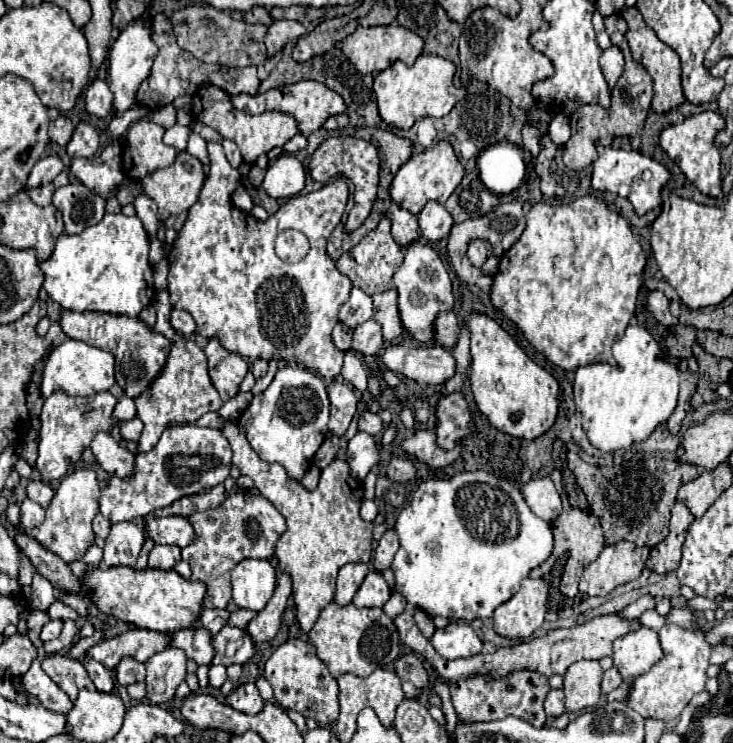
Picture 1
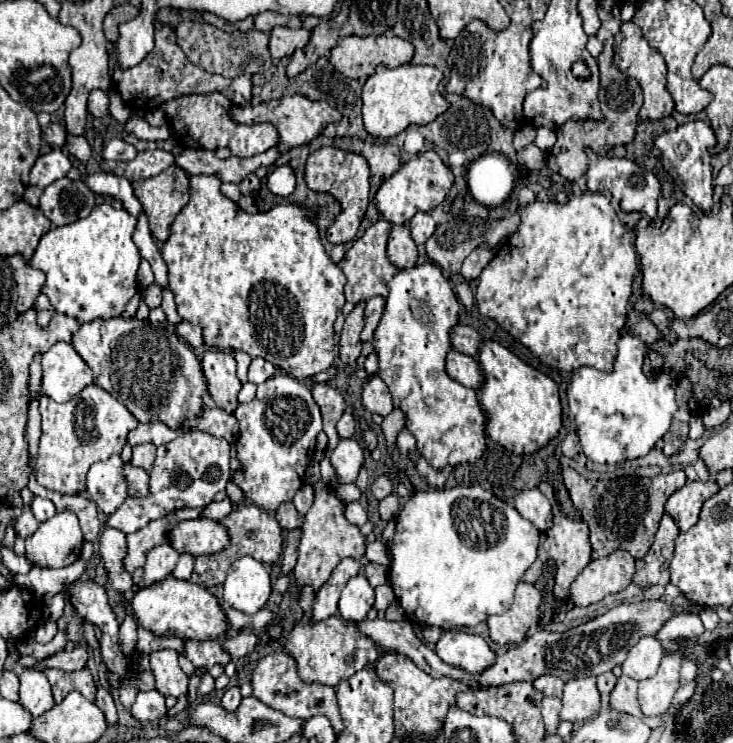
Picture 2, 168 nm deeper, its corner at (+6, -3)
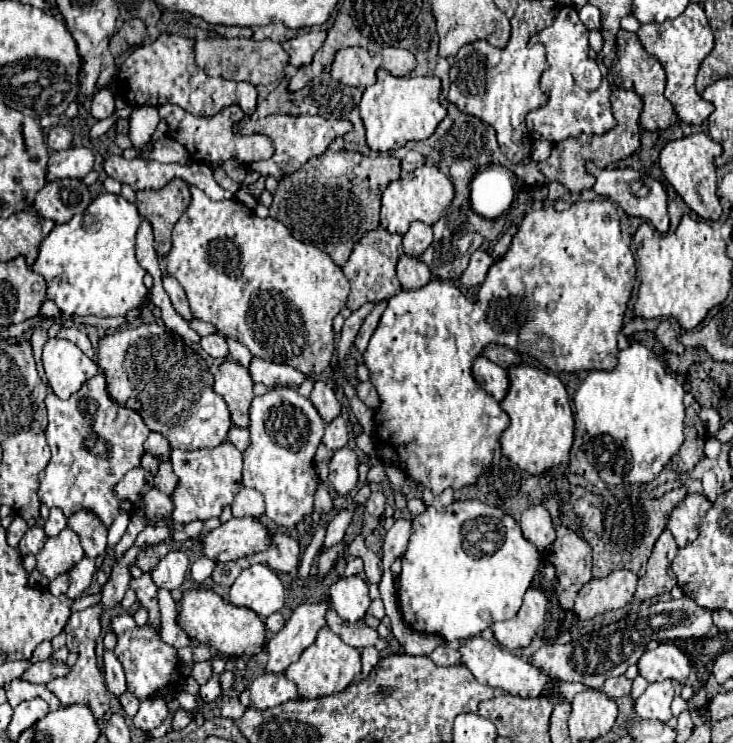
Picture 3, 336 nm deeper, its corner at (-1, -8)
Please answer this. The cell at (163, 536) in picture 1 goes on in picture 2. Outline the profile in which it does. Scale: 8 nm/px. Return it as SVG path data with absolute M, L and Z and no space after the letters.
M209 518L183 520L169 530L167 538L169 544L179 554L191 554L191 556L219 552L229 544L227 530L219 522Z

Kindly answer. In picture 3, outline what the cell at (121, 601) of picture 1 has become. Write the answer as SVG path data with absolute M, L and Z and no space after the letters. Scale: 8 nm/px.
M192 589L186 591L180 601L180 627L188 633L188 637L196 637L196 641L210 645L214 651L230 655L230 657L244 657L256 655L262 651L266 643L266 625L264 619L248 607L236 607L224 601L210 589Z

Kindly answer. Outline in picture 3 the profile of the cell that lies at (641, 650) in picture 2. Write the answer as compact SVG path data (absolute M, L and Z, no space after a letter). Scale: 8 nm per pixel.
M660 643L656 649L646 651L640 657L638 669L650 683L672 679L684 685L690 677L690 657L674 643Z

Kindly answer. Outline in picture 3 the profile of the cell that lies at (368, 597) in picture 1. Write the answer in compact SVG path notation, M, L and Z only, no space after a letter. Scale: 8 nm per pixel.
M358 575L340 577L336 583L330 585L330 601L344 621L360 621L364 619L370 605L368 583Z

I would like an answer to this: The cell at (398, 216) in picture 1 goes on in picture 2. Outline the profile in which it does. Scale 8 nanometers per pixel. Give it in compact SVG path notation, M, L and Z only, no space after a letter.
M405 224L393 226L387 242L387 256L397 268L411 268L417 262L417 244Z

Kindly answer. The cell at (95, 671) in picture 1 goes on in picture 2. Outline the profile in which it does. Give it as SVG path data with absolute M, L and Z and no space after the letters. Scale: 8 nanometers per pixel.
M97 684L97 702L95 702L95 704L105 712L107 724L109 724L109 726L115 726L115 724L117 724L115 702L113 702L113 696L109 694L109 690L107 690L107 688L103 688L101 684Z

